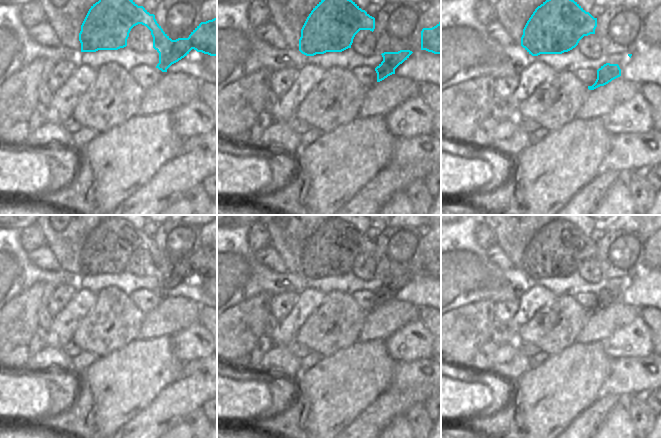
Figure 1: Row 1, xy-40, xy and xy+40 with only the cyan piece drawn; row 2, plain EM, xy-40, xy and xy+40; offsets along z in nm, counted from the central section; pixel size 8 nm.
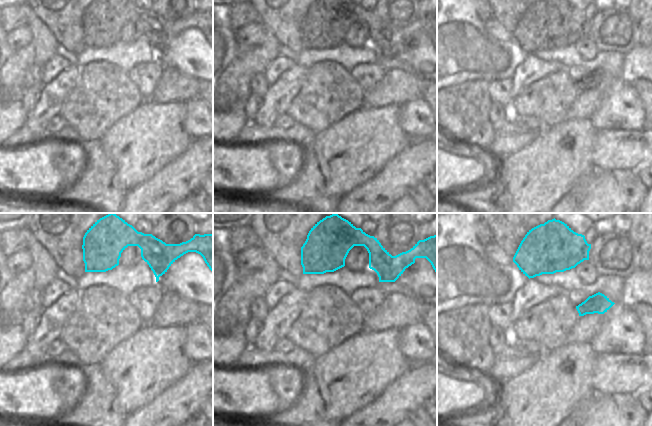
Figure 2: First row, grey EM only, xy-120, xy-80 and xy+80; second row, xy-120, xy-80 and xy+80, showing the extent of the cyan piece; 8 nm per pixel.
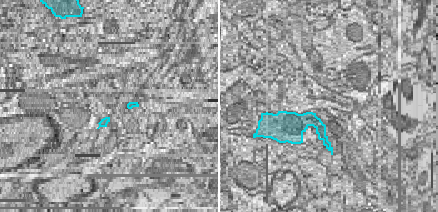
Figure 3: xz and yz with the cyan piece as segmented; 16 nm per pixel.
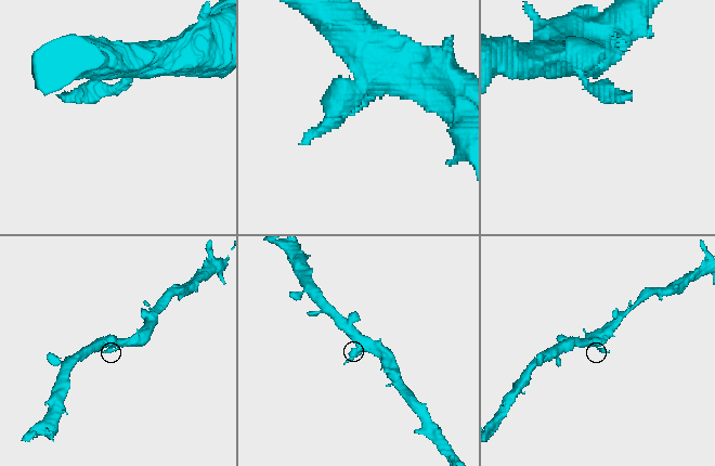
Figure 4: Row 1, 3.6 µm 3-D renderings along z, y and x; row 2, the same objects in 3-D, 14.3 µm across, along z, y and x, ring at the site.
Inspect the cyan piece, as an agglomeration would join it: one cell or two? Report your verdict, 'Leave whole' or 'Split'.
Leave whole

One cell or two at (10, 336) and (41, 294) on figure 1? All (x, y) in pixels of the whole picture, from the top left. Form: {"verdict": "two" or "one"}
{"verdict": "one"}

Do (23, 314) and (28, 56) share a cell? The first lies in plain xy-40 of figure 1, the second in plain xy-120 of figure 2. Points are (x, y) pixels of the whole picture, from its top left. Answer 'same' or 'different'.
same

